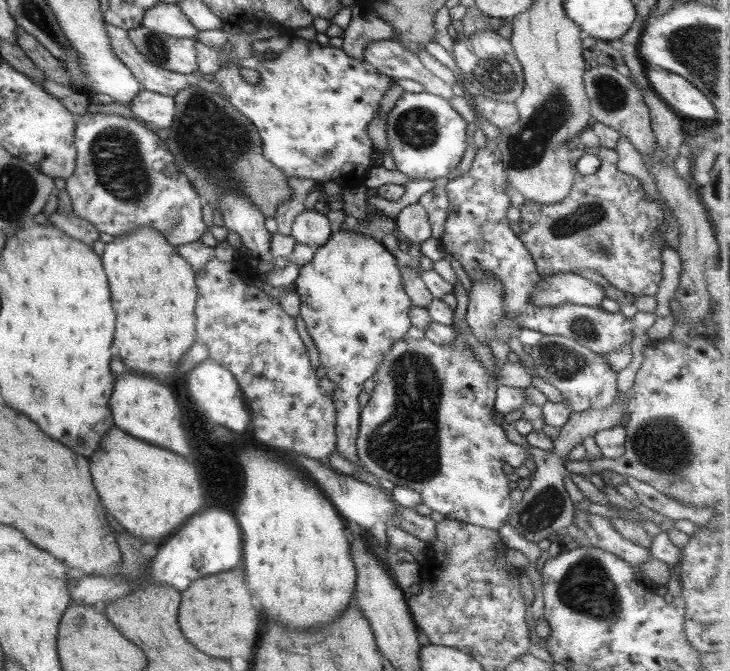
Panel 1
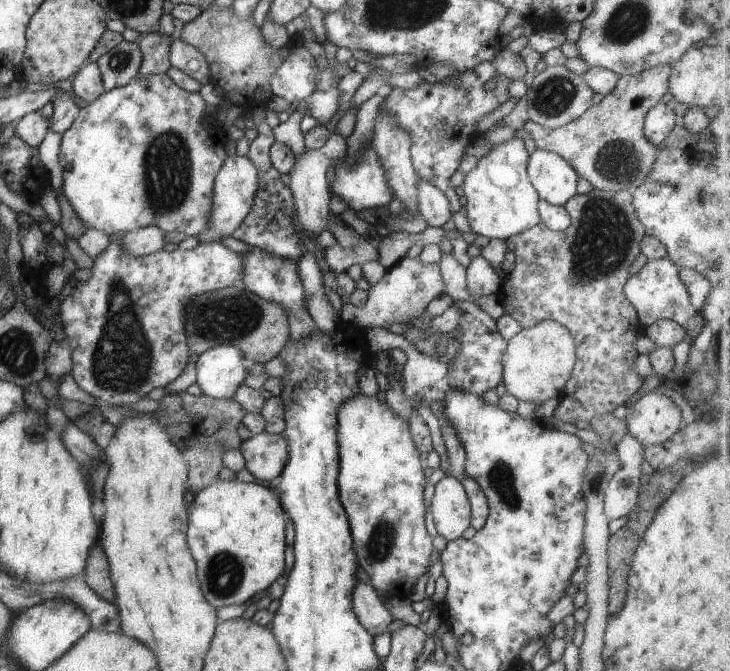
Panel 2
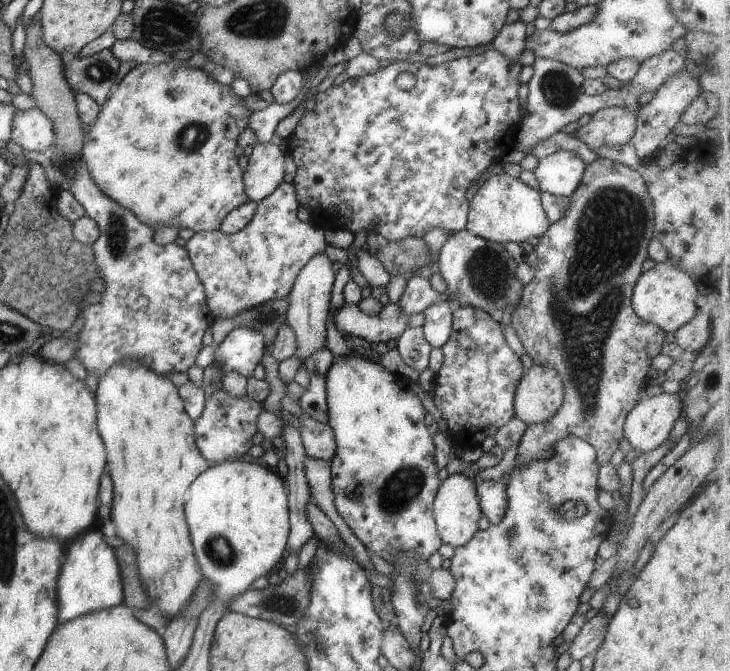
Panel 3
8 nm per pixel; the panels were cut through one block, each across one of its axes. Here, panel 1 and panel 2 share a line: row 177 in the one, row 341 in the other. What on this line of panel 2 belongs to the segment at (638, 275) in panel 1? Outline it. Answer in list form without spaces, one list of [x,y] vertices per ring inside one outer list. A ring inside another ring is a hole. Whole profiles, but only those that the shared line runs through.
[[[593,188],[588,194],[581,195],[576,193],[574,196],[571,196],[571,199],[564,205],[564,208],[570,217],[570,224],[566,230],[551,231],[542,223],[538,223],[536,226],[533,226],[528,230],[519,232],[518,234],[509,236],[507,239],[503,240],[507,247],[507,252],[512,253],[515,263],[513,271],[502,280],[498,295],[504,313],[509,314],[521,329],[534,326],[542,321],[554,321],[569,332],[571,339],[574,341],[576,360],[573,366],[573,371],[561,391],[561,396],[559,397],[557,407],[553,411],[553,415],[559,418],[561,422],[571,423],[579,422],[580,420],[588,422],[595,415],[601,416],[607,412],[611,413],[618,406],[623,406],[630,396],[632,396],[642,385],[641,378],[638,378],[634,374],[632,366],[632,363],[638,356],[632,348],[632,341],[639,334],[641,328],[637,321],[633,306],[627,301],[627,298],[622,291],[625,282],[628,280],[628,268],[640,254],[639,244],[644,236],[644,229],[637,221],[637,218],[635,218],[632,208],[632,194],[627,189],[622,189],[618,192],[610,192]]]

